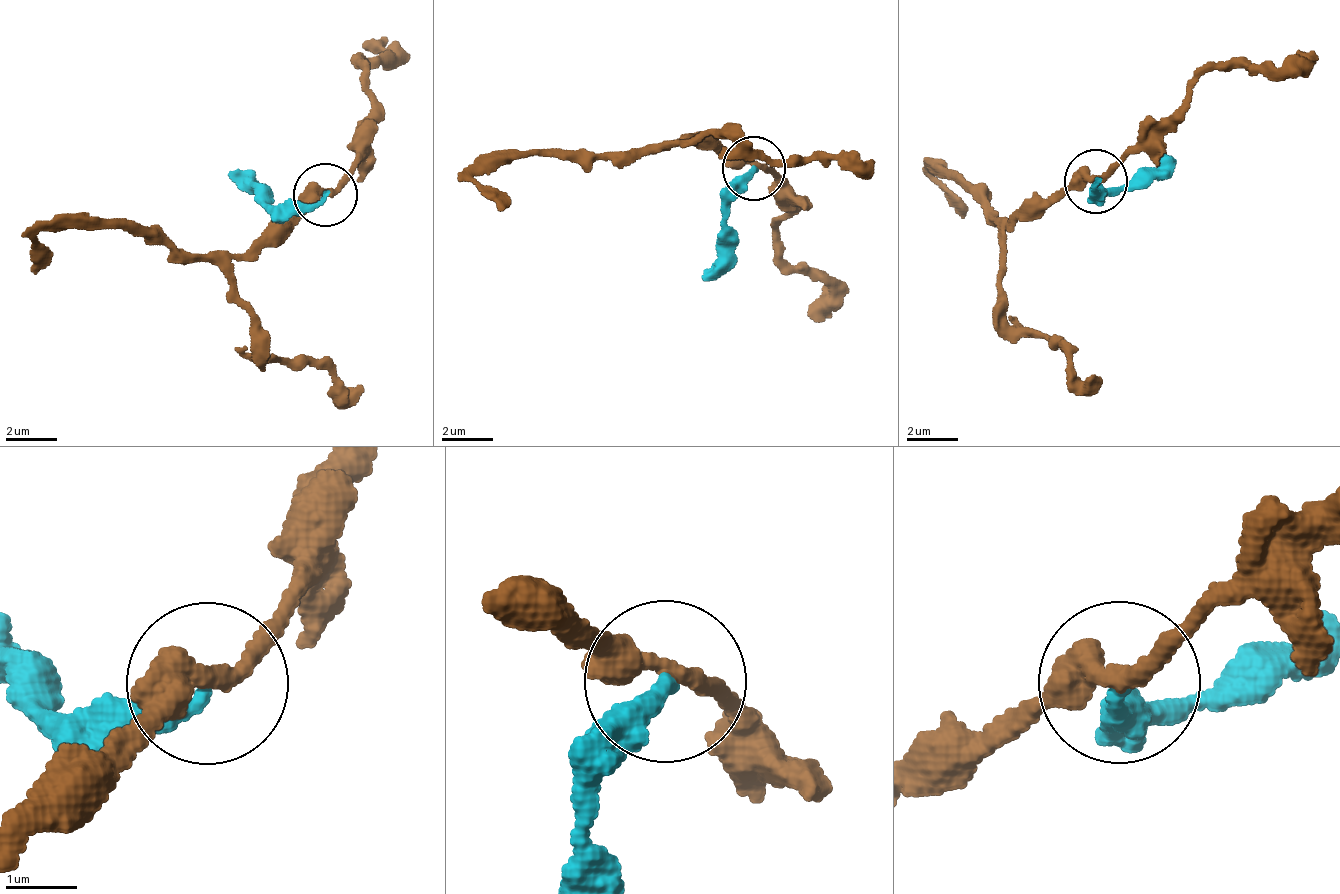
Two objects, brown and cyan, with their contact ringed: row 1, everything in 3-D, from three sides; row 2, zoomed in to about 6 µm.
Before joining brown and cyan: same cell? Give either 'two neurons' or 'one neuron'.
two neurons

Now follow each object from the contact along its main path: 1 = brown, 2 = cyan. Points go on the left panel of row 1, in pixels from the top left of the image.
1: (324, 196), (299, 198), (238, 255), (193, 257), (145, 234), (64, 225), (38, 237), (31, 272)
2: (324, 196), (270, 207), (258, 204), (231, 169)

